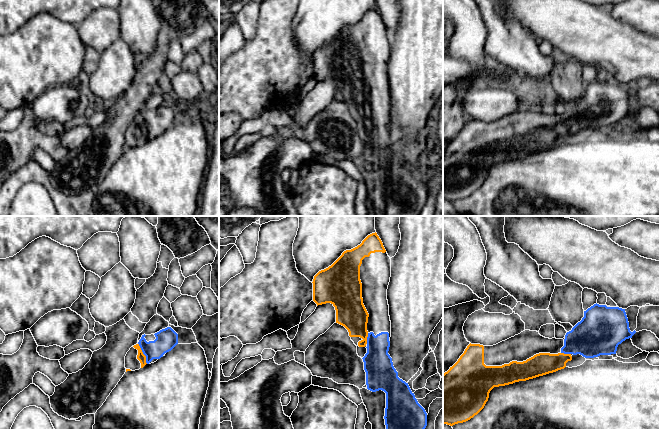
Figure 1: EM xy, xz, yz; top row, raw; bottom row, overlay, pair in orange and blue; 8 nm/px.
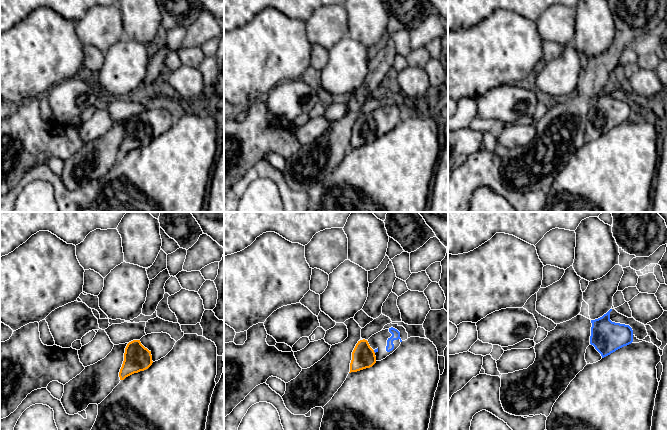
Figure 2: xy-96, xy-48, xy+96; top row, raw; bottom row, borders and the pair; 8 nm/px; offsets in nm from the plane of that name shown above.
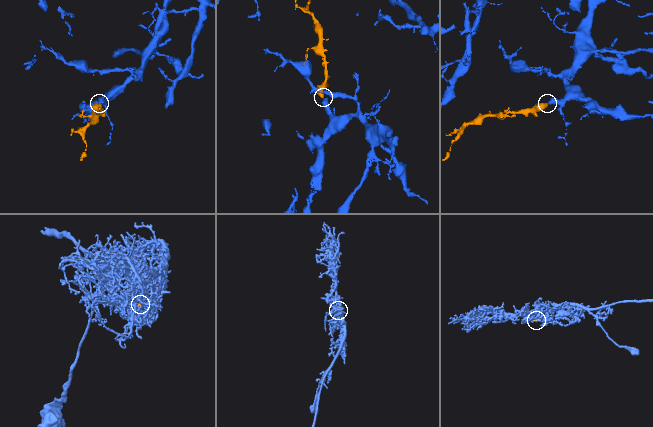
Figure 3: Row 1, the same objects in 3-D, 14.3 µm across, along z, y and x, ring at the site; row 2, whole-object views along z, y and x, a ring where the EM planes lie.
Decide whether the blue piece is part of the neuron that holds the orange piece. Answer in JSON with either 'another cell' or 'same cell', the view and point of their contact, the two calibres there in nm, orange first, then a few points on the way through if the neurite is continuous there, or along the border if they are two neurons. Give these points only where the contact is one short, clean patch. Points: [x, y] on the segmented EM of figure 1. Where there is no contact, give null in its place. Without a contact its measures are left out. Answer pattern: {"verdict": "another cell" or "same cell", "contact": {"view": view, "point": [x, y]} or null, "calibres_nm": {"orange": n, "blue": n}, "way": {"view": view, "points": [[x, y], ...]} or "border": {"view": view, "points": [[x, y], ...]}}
{"verdict": "same cell", "contact": {"view": "xy", "point": [142, 353]}, "calibres_nm": {"orange": 70, "blue": 180}, "way": {"view": "xy", "points": [[141, 357], [142, 353], [156, 349], [166, 339]]}}

